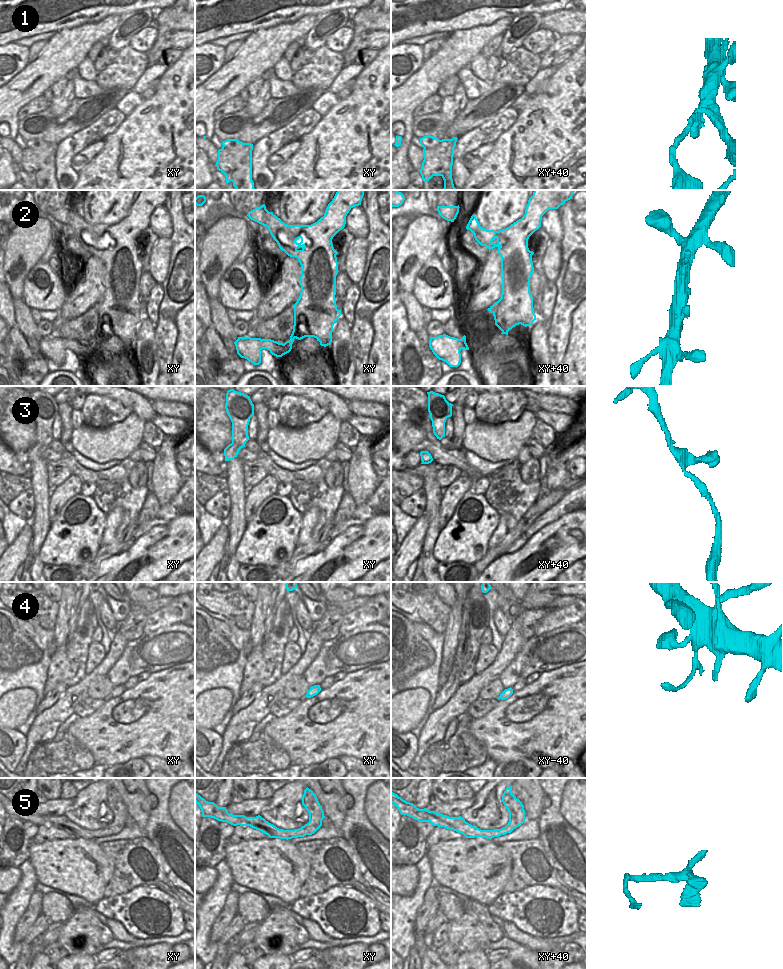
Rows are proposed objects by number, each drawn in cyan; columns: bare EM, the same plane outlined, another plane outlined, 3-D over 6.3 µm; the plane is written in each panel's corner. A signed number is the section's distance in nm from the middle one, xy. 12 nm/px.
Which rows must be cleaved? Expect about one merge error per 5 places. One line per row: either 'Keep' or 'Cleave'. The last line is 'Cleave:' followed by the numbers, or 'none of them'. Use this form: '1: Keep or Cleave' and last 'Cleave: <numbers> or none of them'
1: Cleave
2: Keep
3: Keep
4: Keep
5: Keep
Cleave: 1

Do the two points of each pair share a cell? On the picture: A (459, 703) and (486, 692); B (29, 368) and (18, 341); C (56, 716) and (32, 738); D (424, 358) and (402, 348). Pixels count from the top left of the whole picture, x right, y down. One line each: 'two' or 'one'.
A: two
B: one
C: one
D: one

